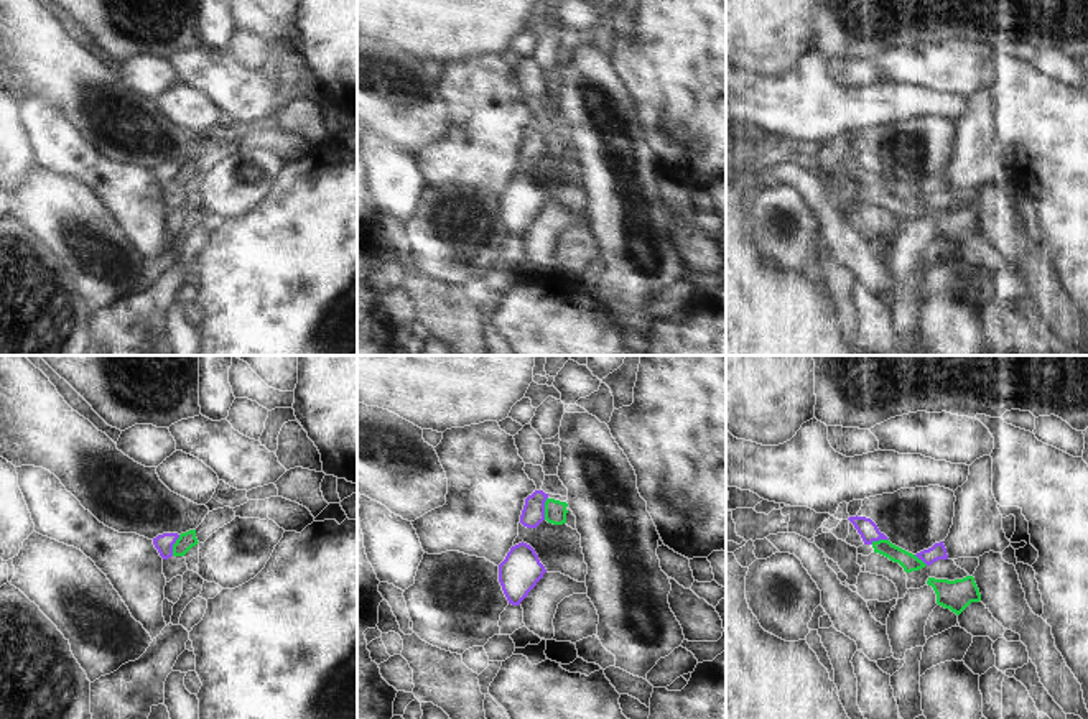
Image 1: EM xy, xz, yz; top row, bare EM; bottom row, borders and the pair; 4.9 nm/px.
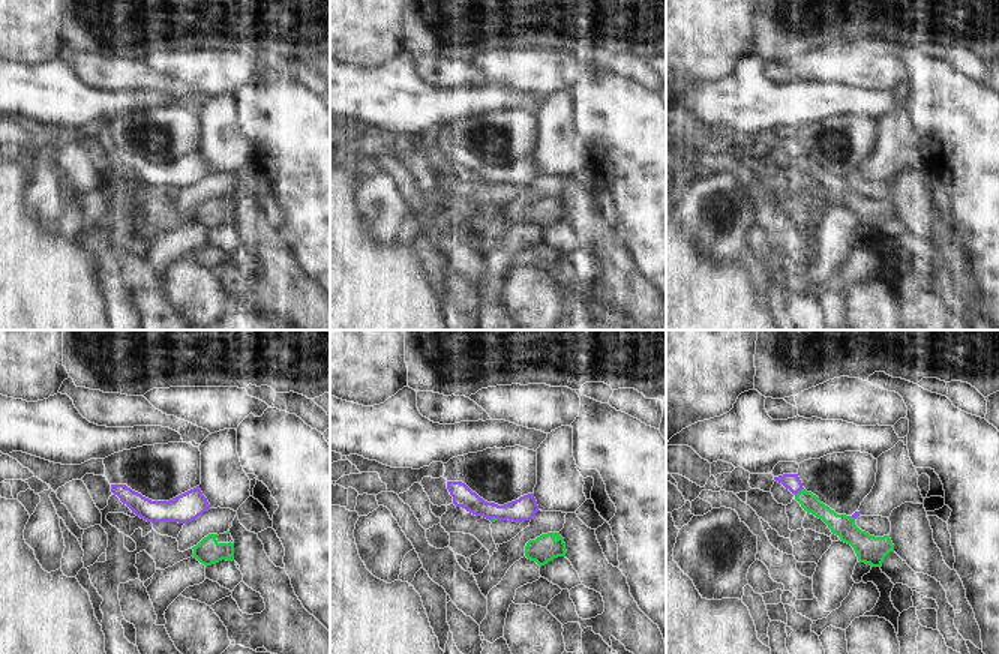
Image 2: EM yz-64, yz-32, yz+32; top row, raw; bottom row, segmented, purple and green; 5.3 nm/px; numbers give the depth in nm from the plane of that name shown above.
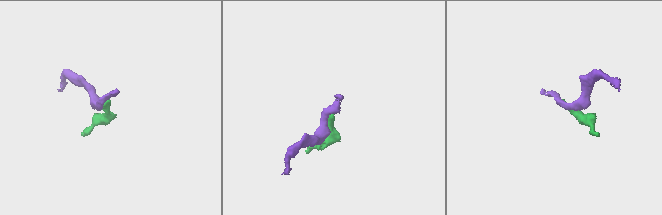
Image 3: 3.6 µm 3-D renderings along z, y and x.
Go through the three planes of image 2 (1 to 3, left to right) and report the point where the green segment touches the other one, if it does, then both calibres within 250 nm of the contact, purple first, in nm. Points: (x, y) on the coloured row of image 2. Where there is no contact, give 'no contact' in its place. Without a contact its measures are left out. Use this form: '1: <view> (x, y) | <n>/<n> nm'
1: no contact
2: yz-32 (494, 516) | 130/20 nm
3: yz+32 (798, 491) | 90/100 nm

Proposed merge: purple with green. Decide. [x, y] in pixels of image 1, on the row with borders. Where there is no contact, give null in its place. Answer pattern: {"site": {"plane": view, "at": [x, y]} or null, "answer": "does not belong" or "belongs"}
{"site": {"plane": "xz", "at": [544, 509]}, "answer": "does not belong"}

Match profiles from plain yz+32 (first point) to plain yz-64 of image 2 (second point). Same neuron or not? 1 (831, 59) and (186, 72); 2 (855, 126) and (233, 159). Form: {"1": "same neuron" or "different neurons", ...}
{"1": "same neuron", "2": "different neurons"}

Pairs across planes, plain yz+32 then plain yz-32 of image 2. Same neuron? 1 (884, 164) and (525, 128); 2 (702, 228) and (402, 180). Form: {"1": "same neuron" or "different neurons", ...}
{"1": "different neurons", "2": "different neurons"}

